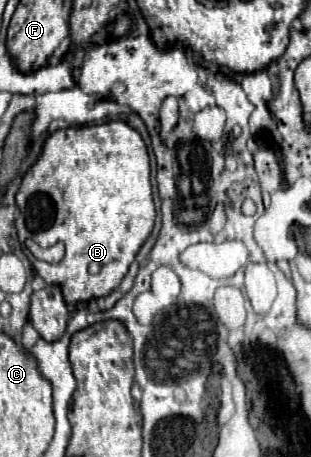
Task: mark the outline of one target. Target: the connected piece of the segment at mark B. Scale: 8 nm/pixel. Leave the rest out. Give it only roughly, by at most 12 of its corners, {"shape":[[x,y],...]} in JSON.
{"shape":[[123,121],[55,131],[17,193],[21,245],[69,307],[107,297],[153,229]]}

